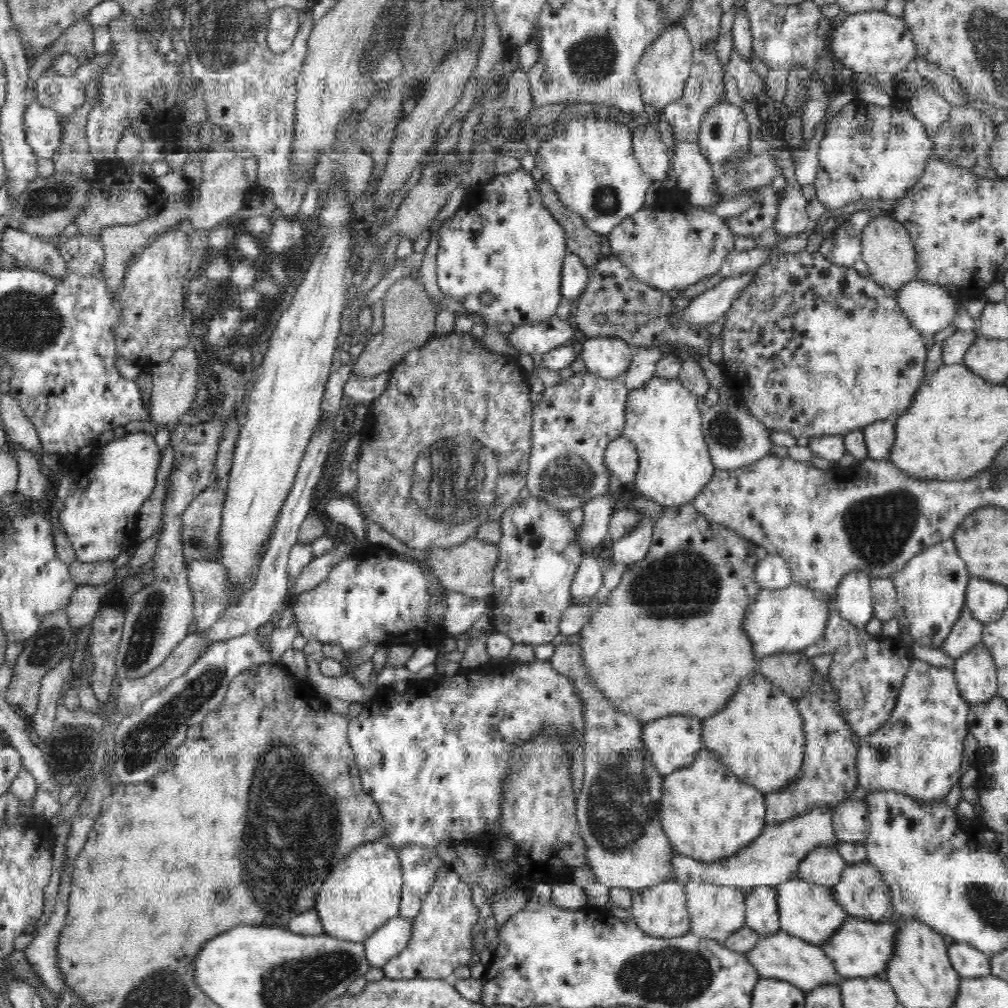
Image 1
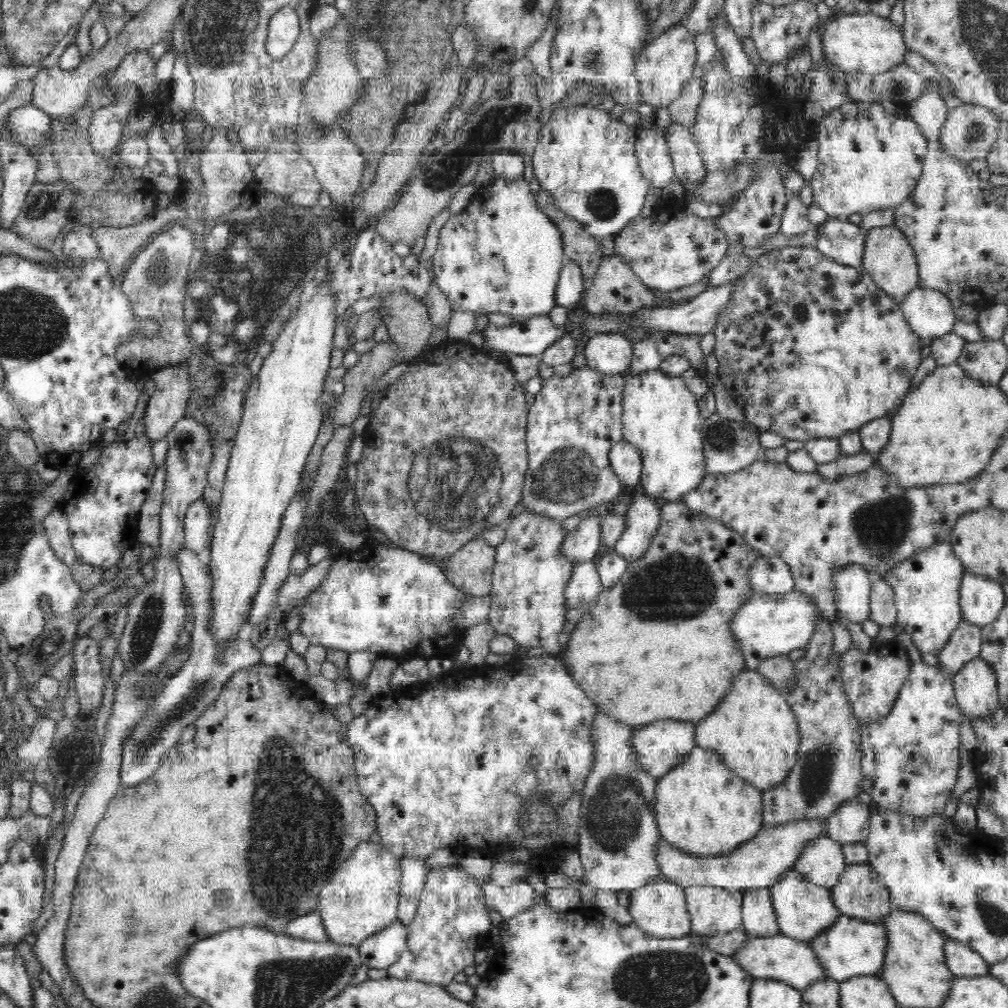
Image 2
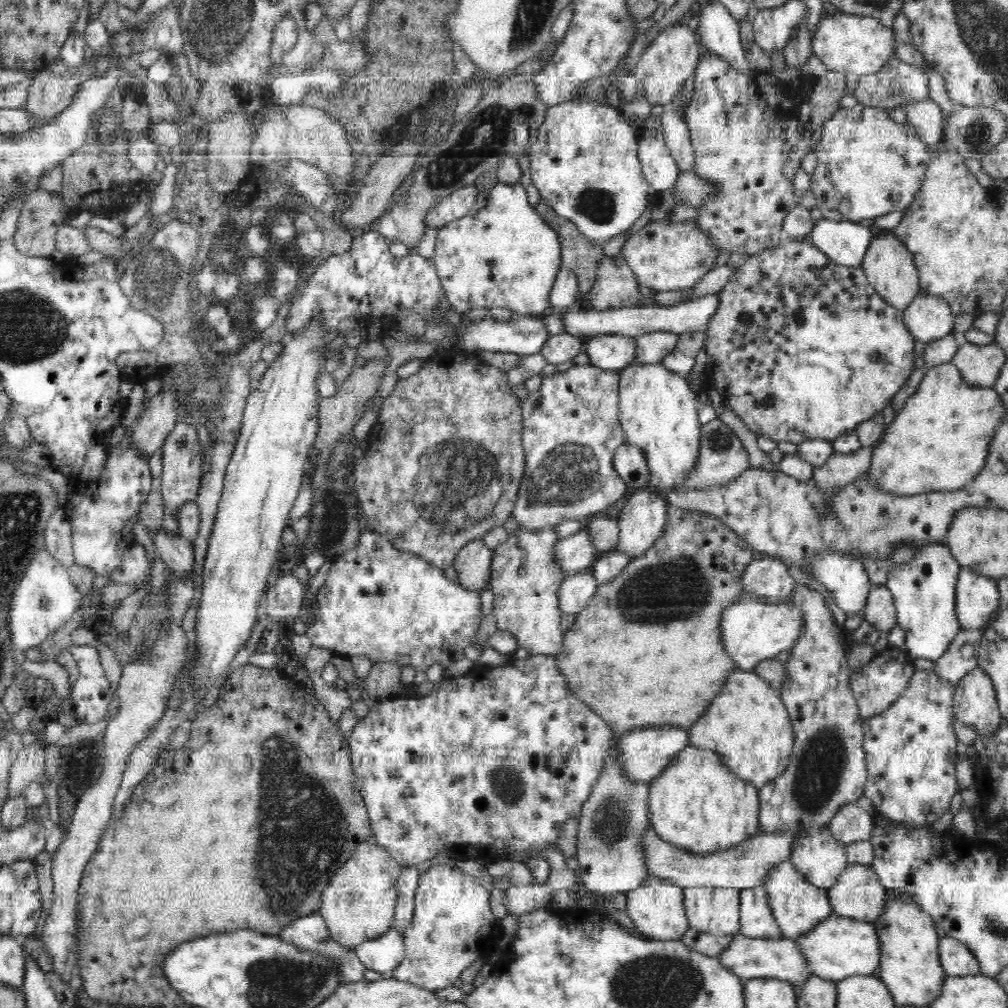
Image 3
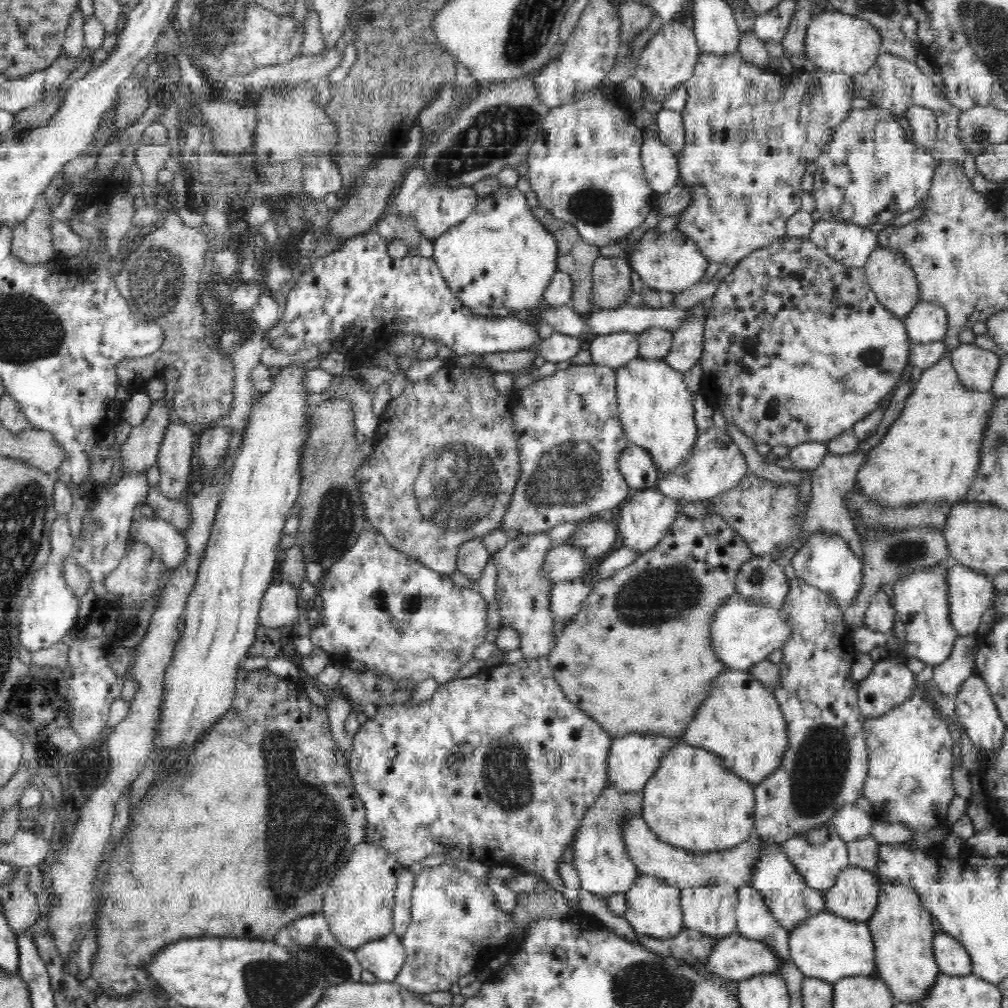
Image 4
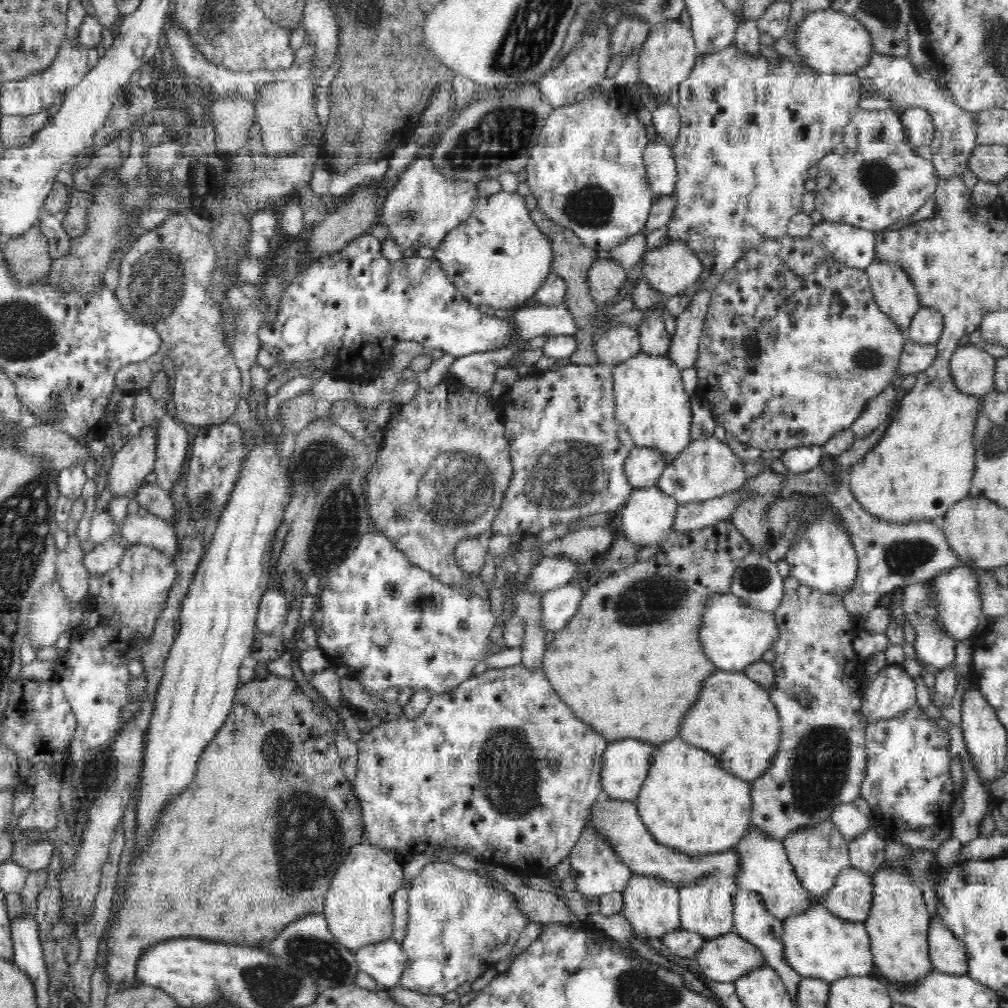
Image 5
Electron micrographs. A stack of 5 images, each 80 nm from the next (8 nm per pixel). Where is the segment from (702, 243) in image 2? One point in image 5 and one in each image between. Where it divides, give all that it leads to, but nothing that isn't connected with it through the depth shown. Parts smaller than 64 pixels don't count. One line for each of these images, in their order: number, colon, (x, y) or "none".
3: (664, 256)
4: (667, 263)
5: (671, 269)

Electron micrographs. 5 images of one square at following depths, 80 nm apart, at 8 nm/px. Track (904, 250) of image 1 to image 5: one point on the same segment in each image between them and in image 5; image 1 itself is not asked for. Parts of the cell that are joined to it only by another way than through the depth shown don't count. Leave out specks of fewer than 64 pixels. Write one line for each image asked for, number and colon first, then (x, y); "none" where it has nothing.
2: (889, 259)
3: (889, 266)
4: (891, 277)
5: (894, 293)

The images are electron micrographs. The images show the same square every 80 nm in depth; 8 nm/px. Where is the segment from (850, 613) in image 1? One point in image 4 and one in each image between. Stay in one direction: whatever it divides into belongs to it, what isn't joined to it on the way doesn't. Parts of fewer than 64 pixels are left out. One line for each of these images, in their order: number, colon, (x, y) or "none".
2: (852, 585)
3: (847, 578)
4: (825, 561)

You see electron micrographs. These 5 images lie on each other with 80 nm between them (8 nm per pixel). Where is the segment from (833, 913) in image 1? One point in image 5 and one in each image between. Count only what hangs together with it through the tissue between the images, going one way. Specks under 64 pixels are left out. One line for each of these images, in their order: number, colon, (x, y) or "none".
2: (803, 910)
3: (797, 905)
4: (789, 898)
5: (766, 869)

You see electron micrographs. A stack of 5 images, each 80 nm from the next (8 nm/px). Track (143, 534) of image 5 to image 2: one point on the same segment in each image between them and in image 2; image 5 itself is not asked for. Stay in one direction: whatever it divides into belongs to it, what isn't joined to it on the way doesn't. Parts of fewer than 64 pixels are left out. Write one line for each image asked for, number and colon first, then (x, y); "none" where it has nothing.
2: (197, 683)
3: (177, 552)
4: (167, 541)

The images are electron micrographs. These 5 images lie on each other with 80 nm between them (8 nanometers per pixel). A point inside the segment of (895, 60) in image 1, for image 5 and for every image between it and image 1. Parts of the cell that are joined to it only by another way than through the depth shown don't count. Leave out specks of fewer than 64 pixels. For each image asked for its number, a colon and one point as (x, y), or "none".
2: (863, 43)
3: (854, 44)
4: (836, 42)
5: (828, 41)

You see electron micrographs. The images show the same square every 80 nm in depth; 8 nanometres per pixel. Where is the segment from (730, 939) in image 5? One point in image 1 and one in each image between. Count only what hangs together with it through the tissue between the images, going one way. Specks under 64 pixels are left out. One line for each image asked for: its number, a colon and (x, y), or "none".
1: (806, 965)
2: (782, 958)
3: (751, 958)
4: (736, 957)

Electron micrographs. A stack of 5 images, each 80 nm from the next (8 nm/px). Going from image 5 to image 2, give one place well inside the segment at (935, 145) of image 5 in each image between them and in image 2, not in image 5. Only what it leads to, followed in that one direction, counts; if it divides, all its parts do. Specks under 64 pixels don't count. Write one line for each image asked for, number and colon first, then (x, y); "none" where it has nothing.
2: (904, 82)
3: (897, 84)
4: (893, 83)

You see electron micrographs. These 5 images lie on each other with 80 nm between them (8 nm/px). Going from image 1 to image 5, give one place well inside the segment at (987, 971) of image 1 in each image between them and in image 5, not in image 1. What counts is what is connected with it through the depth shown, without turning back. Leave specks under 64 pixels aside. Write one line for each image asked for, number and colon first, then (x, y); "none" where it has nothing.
2: (963, 961)
3: (957, 959)
4: (951, 956)
5: (948, 954)

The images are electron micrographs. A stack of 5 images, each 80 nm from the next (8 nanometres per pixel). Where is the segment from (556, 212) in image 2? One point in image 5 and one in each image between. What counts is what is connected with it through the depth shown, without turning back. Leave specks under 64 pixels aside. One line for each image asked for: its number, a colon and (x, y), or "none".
3: (580, 255)
4: (575, 257)
5: (571, 261)

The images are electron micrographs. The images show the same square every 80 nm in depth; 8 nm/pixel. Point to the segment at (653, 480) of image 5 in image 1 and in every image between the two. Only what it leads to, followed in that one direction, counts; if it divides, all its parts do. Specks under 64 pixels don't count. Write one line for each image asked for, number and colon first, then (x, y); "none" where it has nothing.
1: (621, 456)
2: (625, 460)
3: (629, 462)
4: (636, 465)

